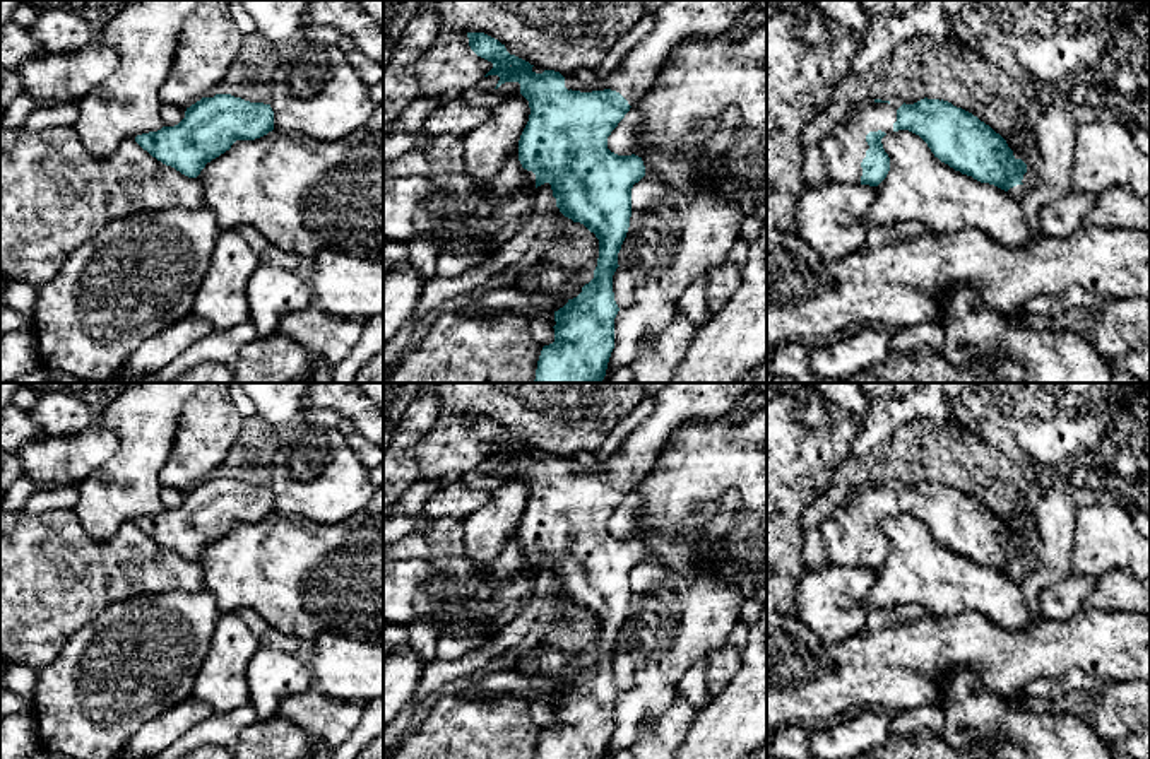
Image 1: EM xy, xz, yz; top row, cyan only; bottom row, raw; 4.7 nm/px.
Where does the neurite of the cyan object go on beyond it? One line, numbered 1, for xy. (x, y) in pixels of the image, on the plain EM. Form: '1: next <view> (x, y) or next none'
1: next none

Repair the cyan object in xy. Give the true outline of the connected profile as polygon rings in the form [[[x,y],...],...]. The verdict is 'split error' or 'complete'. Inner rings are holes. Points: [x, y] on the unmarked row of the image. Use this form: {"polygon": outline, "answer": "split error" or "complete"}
{"polygon": [[[231,477],[202,480],[175,509],[135,520],[152,540],[188,561],[197,561],[207,545],[236,523],[255,523],[274,513],[270,487],[250,485]]], "answer": "complete"}

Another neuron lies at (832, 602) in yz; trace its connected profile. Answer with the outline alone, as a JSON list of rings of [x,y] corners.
[[[840,568],[808,571],[799,580],[797,609],[791,614],[808,626],[827,646],[864,634],[866,595],[876,569]]]

